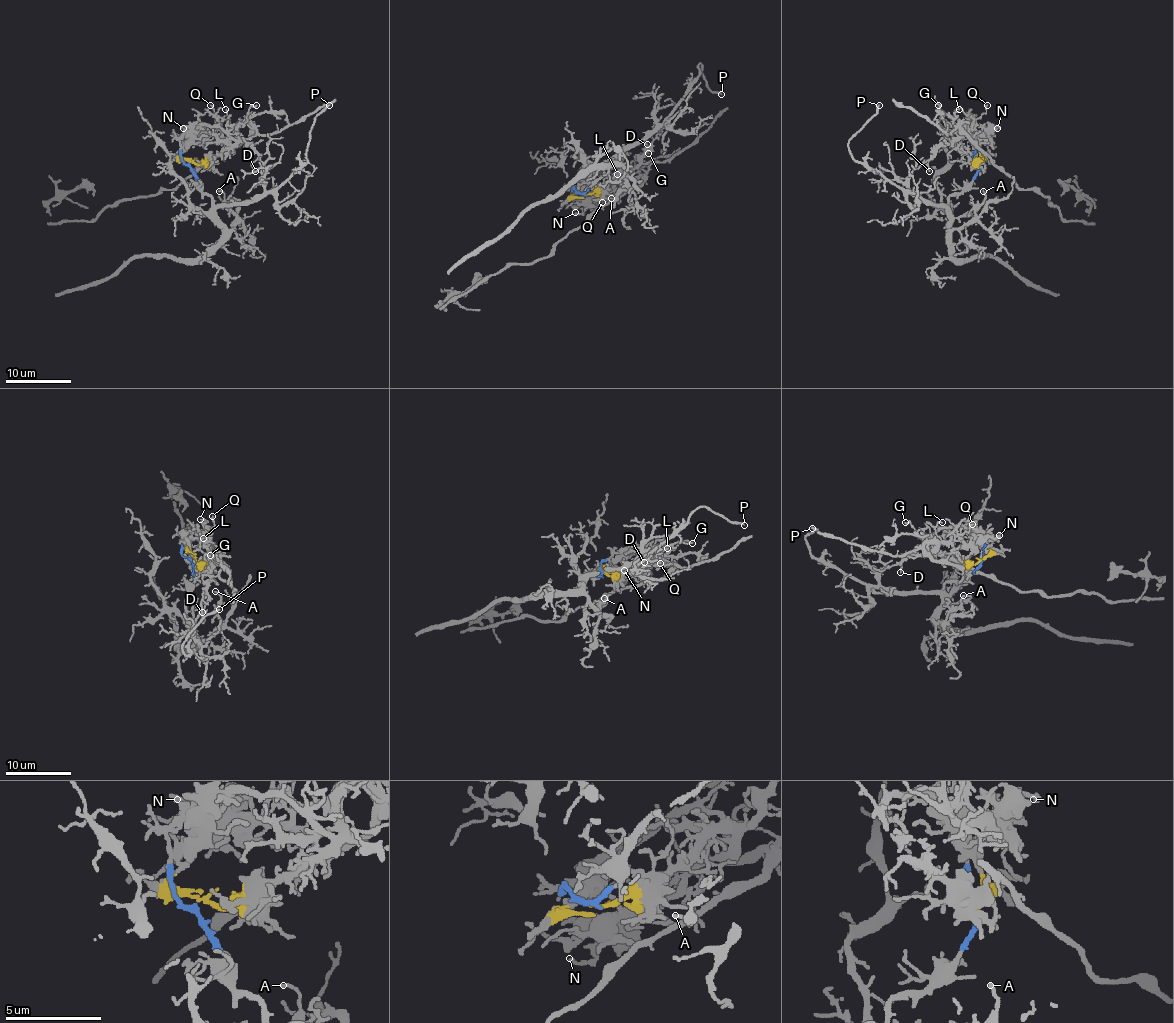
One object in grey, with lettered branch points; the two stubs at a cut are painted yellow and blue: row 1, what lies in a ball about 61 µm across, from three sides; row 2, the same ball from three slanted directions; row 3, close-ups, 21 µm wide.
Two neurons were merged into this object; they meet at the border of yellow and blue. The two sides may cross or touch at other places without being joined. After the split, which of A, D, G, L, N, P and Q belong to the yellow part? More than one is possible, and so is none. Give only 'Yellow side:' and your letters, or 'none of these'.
Yellow side: D, G, L, N, Q

